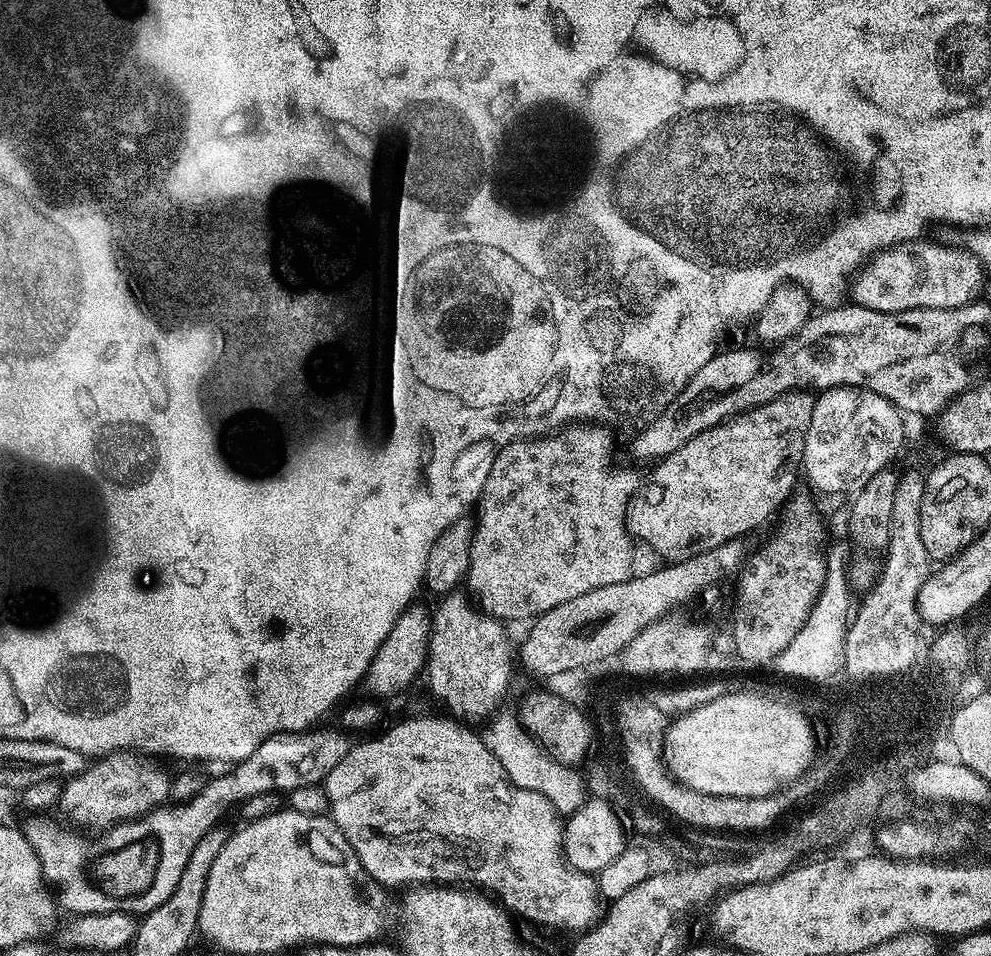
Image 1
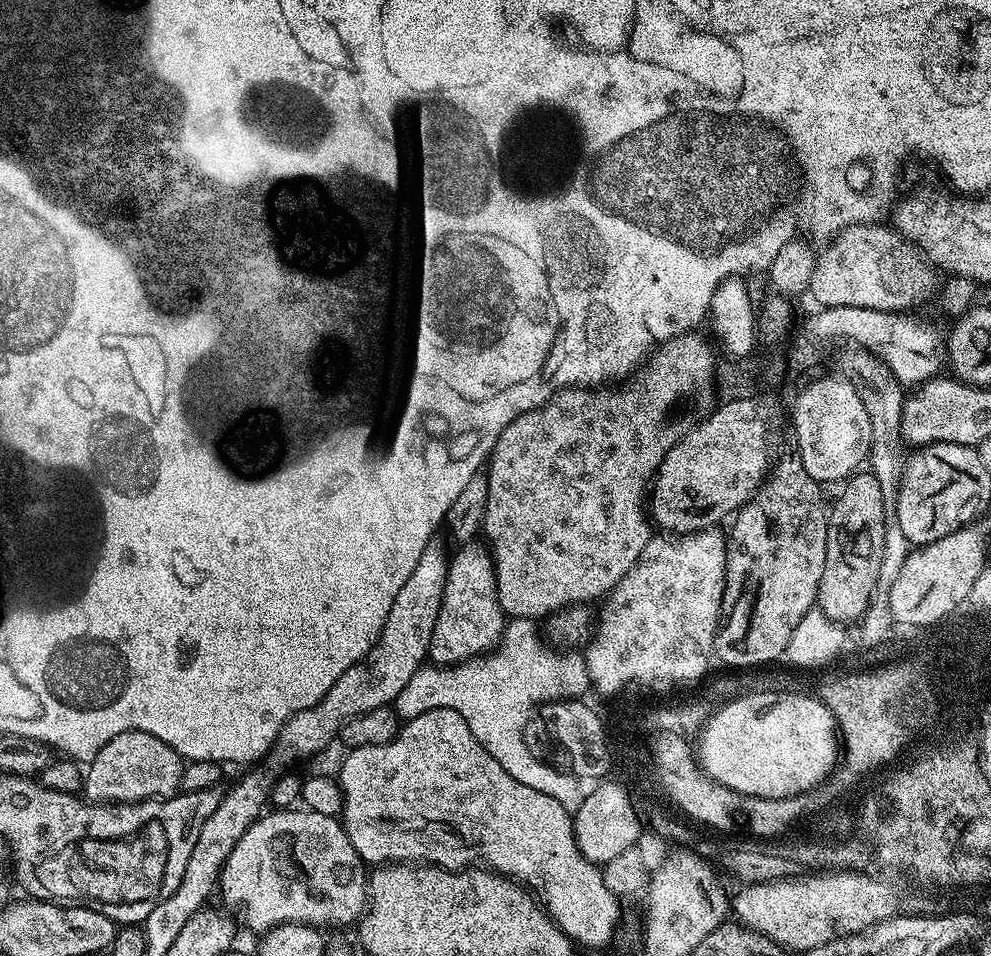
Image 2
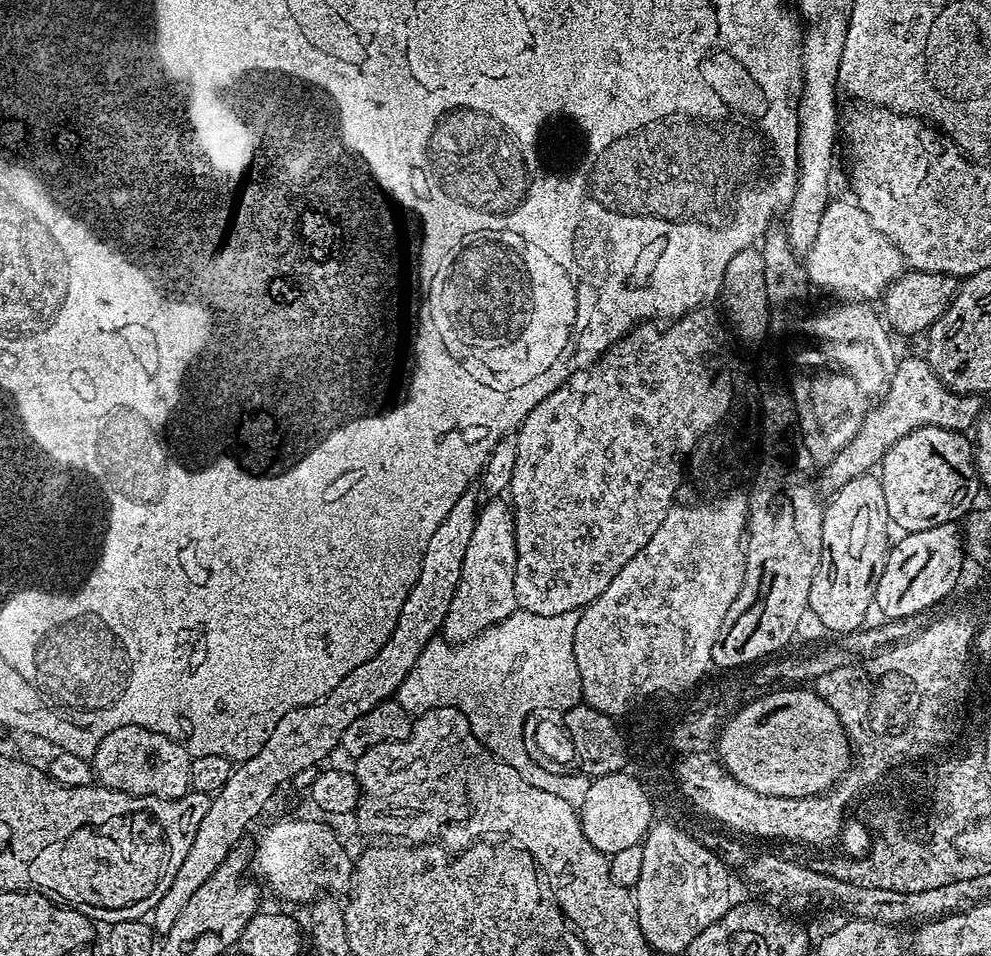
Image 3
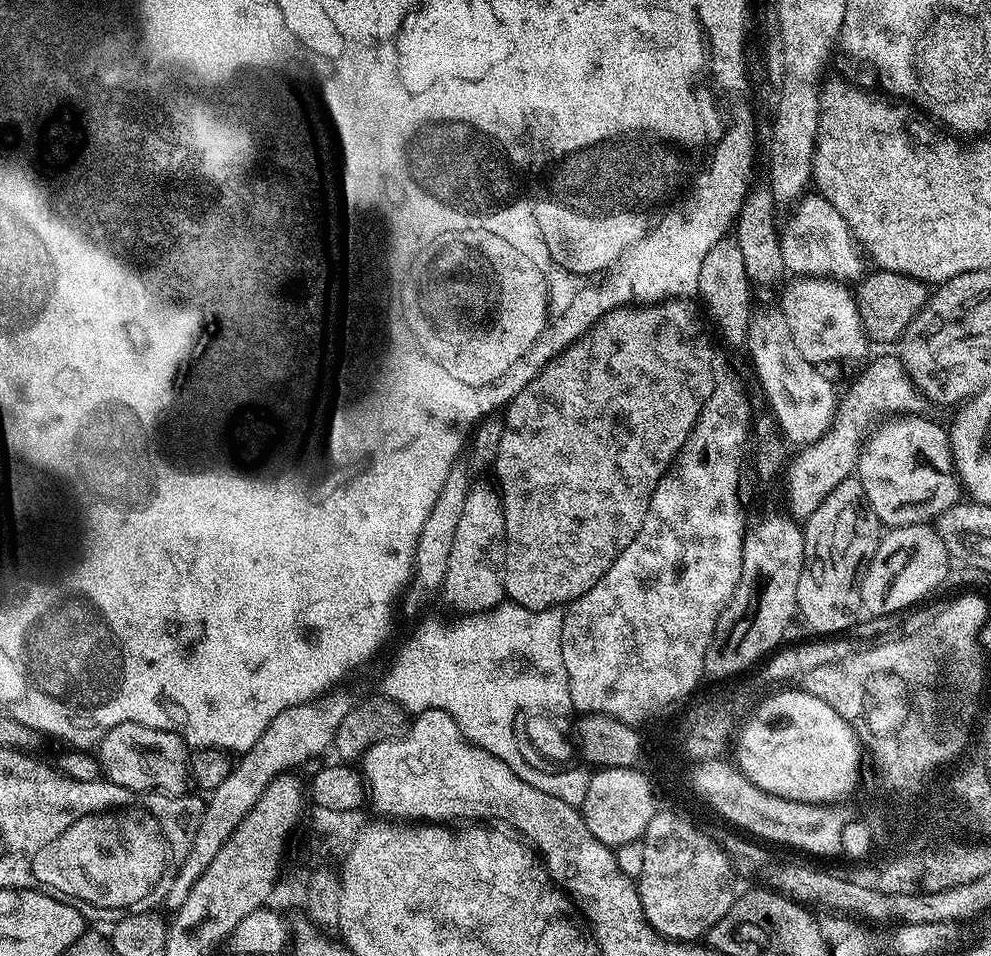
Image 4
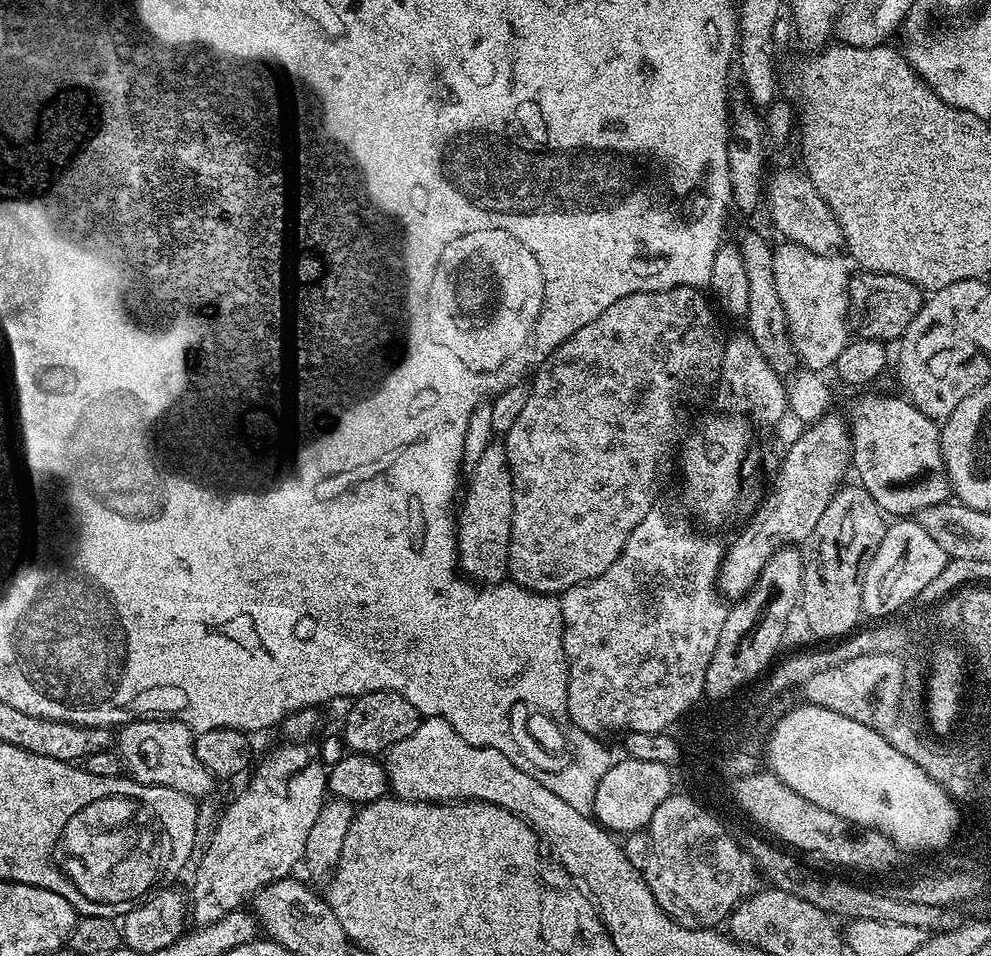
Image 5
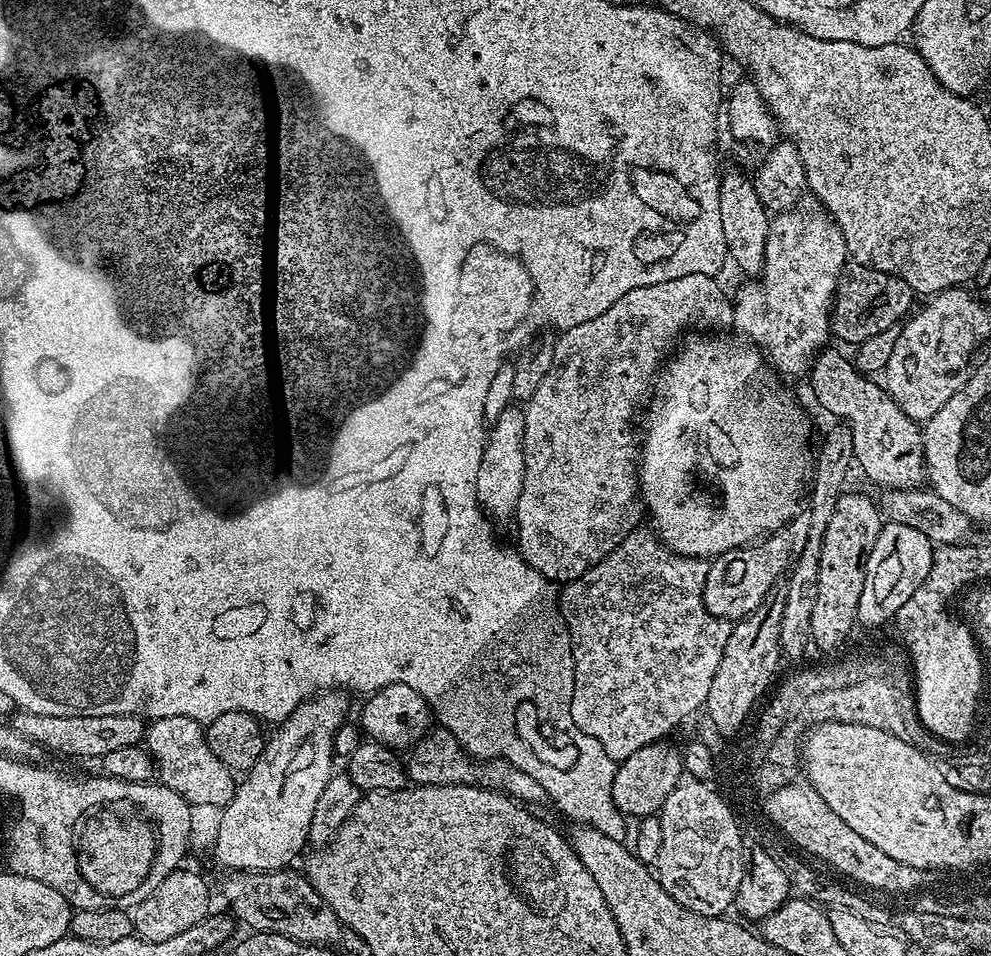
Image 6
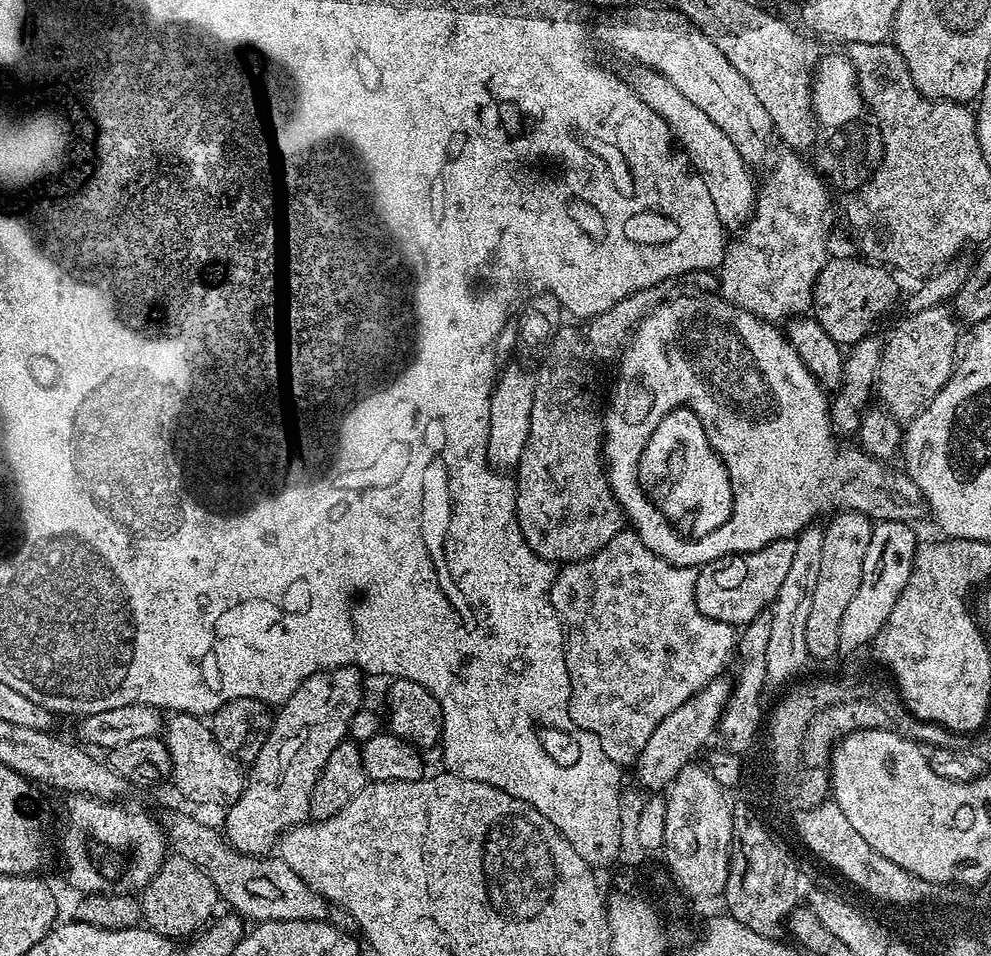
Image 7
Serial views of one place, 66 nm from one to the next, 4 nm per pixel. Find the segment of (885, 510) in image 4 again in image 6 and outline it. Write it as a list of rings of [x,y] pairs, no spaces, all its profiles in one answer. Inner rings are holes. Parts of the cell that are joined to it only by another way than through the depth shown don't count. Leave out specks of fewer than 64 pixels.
[[[825,347],[811,361],[812,392],[817,402],[832,415],[829,417],[839,418],[853,432],[853,454],[859,471],[864,471],[884,490],[920,488],[926,480],[921,425],[903,412],[887,388],[860,372],[849,357],[847,360],[840,356],[839,347],[832,347]]]

